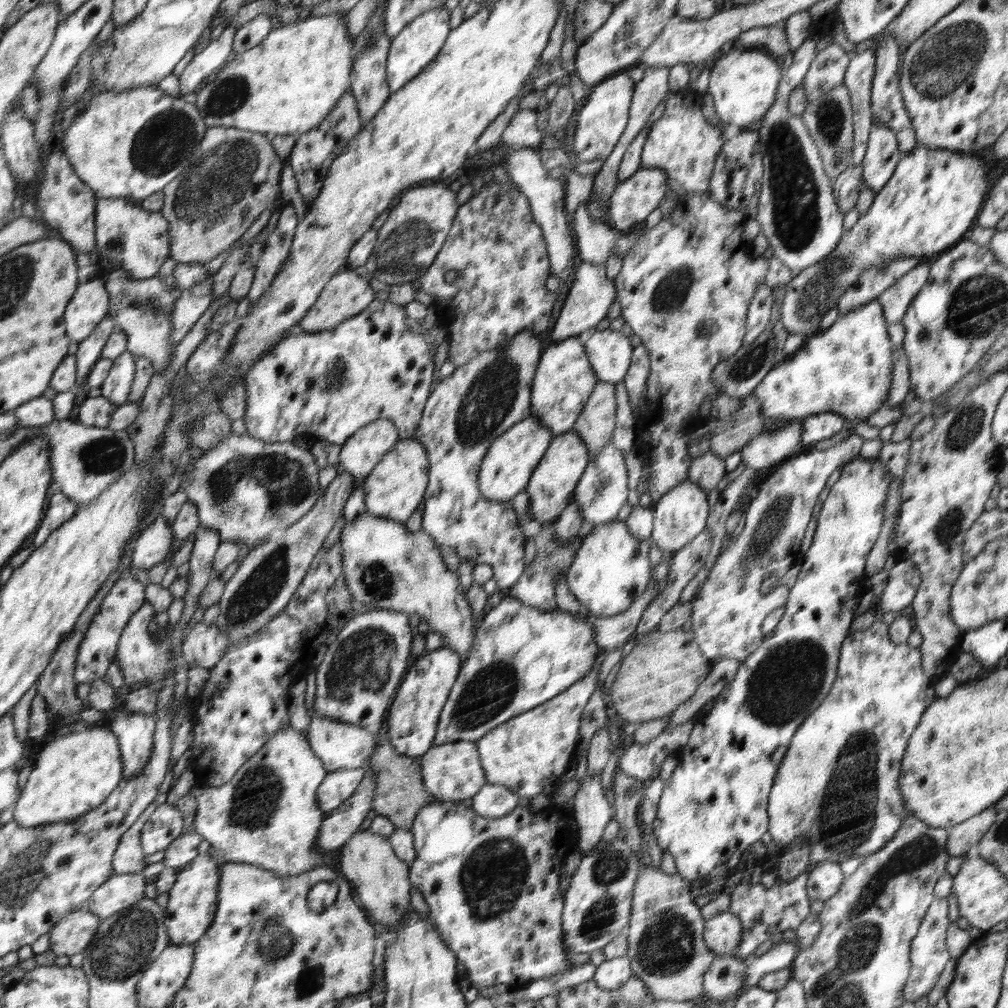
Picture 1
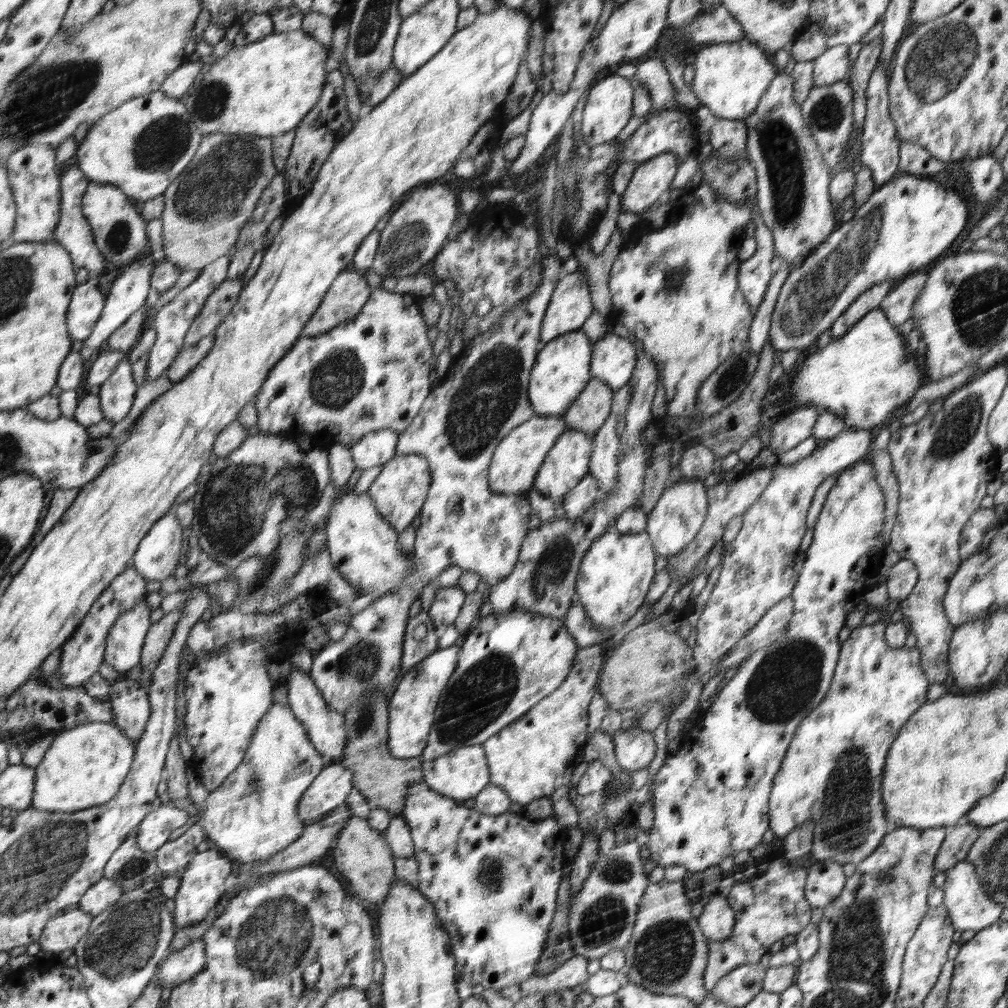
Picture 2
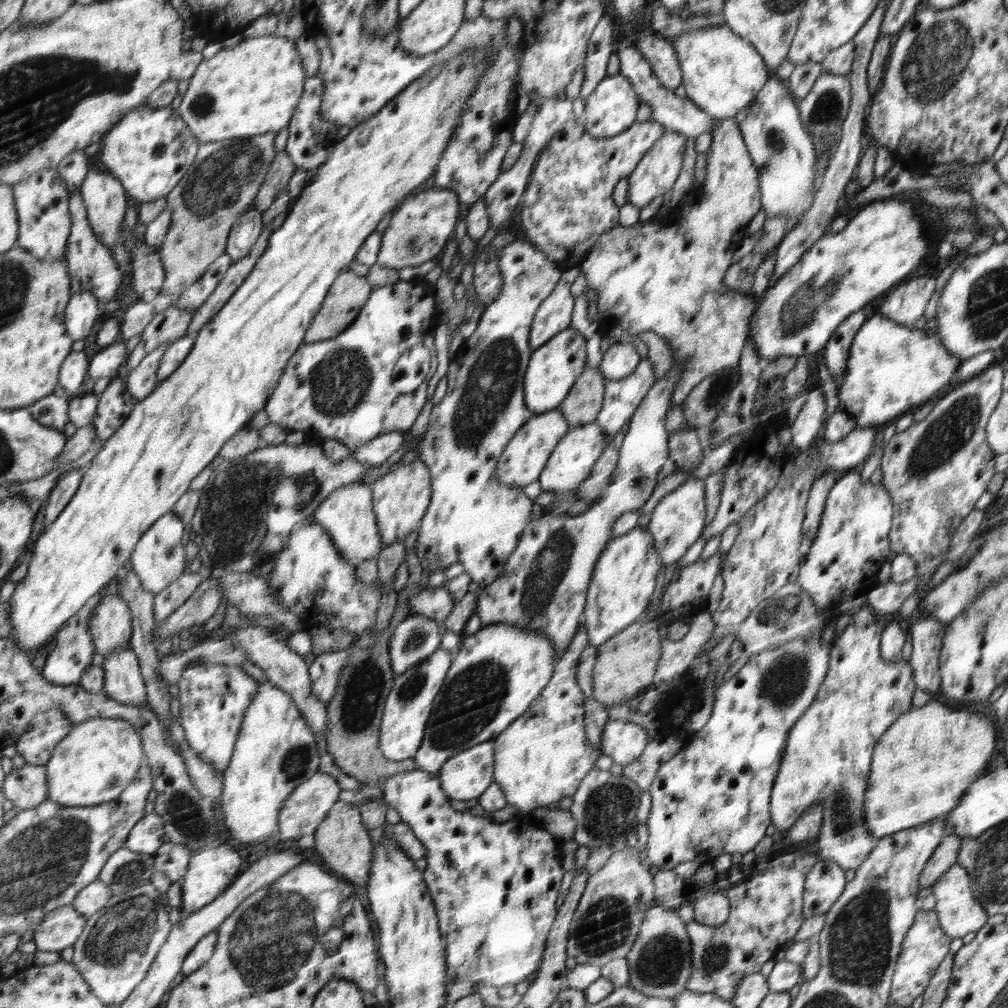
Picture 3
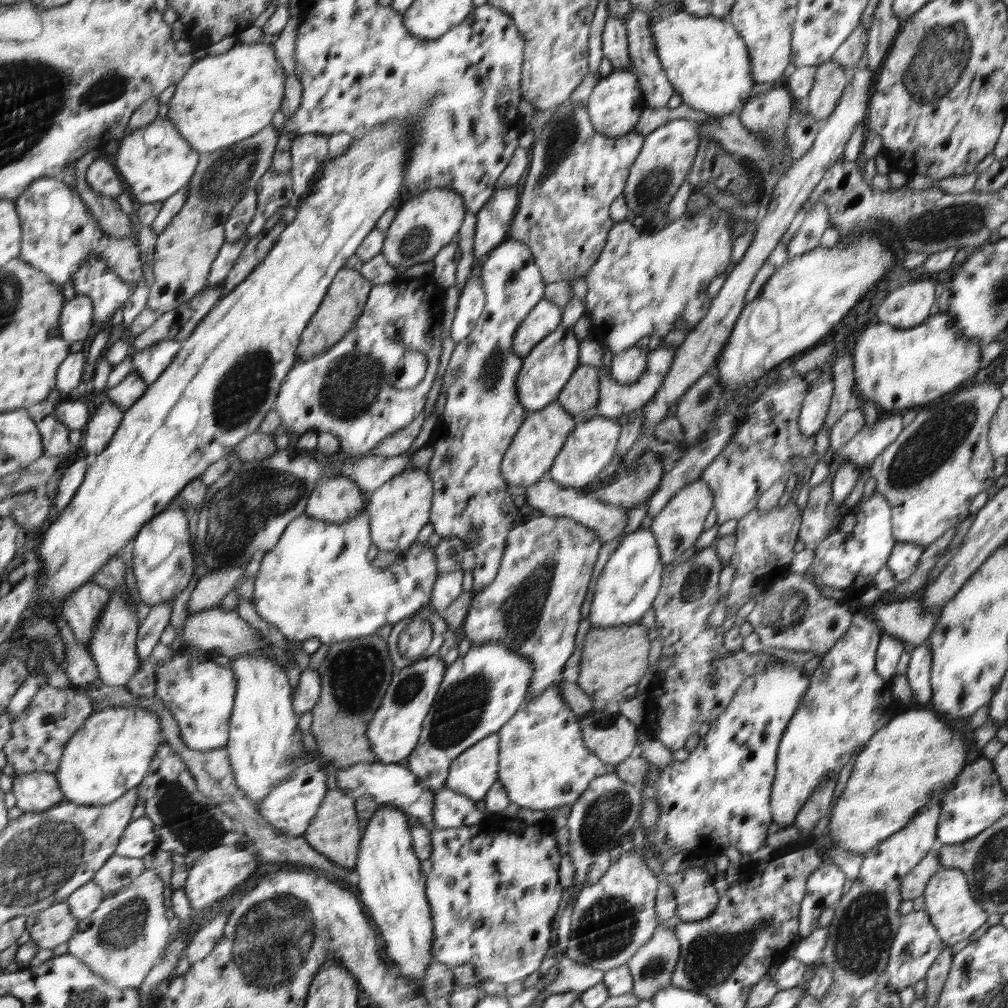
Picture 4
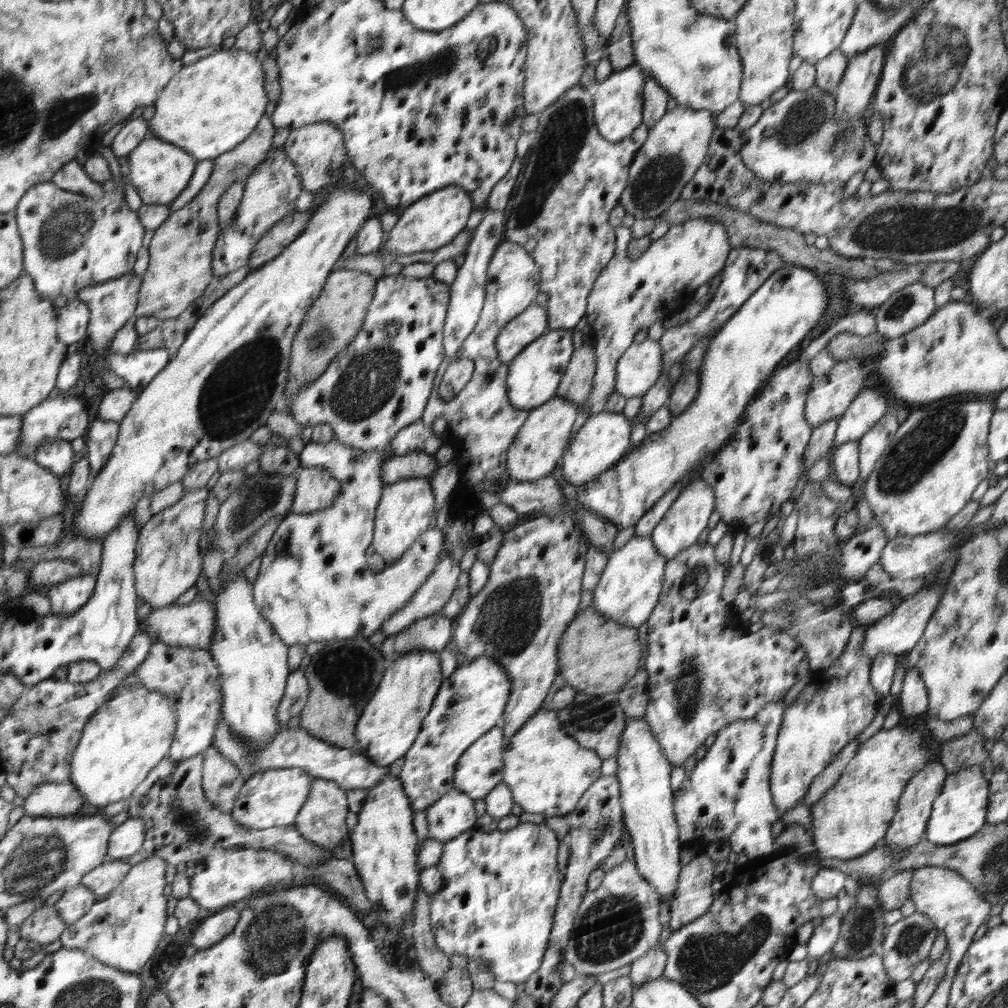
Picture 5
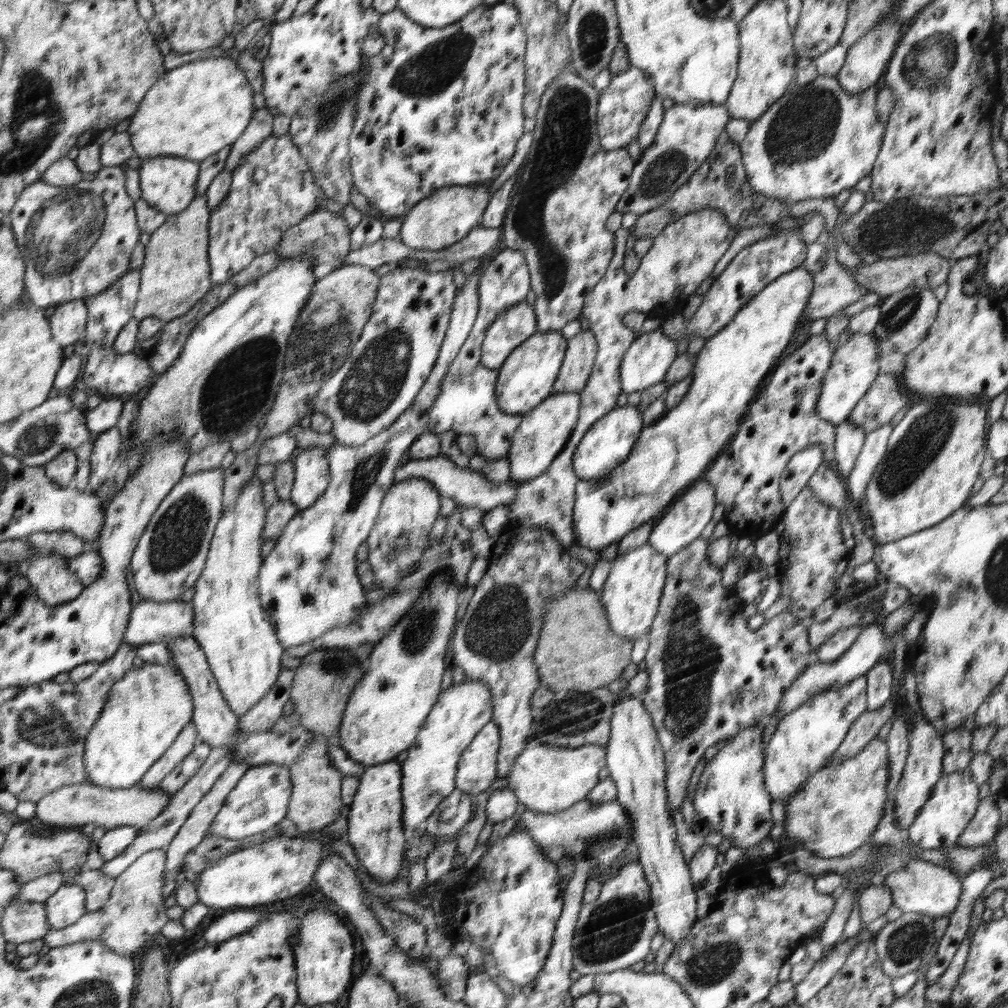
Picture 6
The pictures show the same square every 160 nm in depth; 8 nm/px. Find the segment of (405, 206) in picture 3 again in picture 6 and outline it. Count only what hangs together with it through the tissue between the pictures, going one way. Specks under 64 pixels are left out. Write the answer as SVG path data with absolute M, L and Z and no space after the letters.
M478 183L450 186L438 190L432 196L418 202L406 213L402 219L399 232L400 240L408 248L420 250L440 250L452 246L455 242L472 232L474 226L479 224L480 214L485 212L492 197L489 192L490 185Z

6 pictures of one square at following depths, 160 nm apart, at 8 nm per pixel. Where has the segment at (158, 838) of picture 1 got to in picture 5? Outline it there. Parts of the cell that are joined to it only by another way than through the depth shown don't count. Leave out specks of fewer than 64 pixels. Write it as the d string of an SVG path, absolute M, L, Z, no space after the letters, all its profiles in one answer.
M130 818L113 830L108 856L124 859L140 853L144 844L146 826L140 818Z

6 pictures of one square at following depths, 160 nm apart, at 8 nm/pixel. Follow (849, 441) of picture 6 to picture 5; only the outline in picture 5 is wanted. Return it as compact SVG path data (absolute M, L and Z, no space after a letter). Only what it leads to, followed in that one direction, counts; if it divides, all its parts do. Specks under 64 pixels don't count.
M858 442L840 444L832 449L830 455L833 479L842 485L854 488L861 476Z

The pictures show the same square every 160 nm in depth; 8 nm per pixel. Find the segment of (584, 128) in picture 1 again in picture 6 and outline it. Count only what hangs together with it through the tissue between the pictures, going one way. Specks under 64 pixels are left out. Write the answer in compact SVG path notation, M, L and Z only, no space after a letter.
M631 66L613 77L610 84L599 93L598 98L597 130L602 147L606 150L627 148L632 140L637 139L654 98L656 98L656 87L653 78L645 70Z

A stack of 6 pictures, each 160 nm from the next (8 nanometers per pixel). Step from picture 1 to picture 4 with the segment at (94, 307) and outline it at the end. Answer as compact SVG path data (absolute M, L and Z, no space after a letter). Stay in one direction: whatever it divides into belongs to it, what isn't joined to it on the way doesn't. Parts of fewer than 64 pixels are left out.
M76 295L67 302L62 316L62 331L70 344L85 341L95 320L93 300L85 295Z

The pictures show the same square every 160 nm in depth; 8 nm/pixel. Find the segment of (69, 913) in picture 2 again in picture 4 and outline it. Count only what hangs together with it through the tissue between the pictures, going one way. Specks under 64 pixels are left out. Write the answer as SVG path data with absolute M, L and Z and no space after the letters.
M69 901L54 905L52 909L37 916L37 923L31 930L31 938L41 948L53 949L70 942L81 922L74 916Z

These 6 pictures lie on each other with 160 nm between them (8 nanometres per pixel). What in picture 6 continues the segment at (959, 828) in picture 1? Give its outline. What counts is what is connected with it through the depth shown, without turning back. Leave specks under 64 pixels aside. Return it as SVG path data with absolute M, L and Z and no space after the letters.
M876 882L861 890L861 896L857 902L860 906L860 921L863 930L874 920L886 914L893 904L890 889L883 883Z

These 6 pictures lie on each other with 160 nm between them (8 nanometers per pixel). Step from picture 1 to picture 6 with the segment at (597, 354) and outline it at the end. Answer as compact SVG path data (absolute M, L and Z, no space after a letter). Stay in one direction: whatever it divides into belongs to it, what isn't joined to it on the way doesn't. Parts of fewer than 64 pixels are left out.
M662 329L638 335L625 352L621 365L622 390L626 394L642 392L660 380L676 358L676 342Z

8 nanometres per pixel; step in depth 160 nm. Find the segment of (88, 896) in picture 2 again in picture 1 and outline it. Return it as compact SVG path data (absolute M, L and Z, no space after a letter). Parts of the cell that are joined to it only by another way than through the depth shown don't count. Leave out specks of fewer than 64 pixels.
M142 873L113 875L90 896L86 909L102 920L113 917L144 900L147 884Z

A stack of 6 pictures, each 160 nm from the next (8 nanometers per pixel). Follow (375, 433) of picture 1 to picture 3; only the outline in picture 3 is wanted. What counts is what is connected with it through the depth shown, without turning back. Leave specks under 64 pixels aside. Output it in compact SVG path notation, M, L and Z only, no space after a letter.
M402 431L382 434L373 441L366 442L366 445L357 448L352 453L352 457L365 465L378 466L385 462L391 454L394 454L404 442L405 433Z

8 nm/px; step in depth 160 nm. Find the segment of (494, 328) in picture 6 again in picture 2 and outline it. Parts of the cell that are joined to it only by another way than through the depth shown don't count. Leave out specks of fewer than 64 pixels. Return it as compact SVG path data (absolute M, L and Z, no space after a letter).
M564 273L546 310L540 332L540 342L549 344L558 337L573 333L592 314L590 290L586 274Z

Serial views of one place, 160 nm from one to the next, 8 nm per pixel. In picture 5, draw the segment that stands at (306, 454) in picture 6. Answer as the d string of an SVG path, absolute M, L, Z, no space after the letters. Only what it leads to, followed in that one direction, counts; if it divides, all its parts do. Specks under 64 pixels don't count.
M304 467L298 470L296 498L292 504L292 512L296 514L310 514L330 508L336 498L342 494L342 483L333 478L329 470L324 467Z

